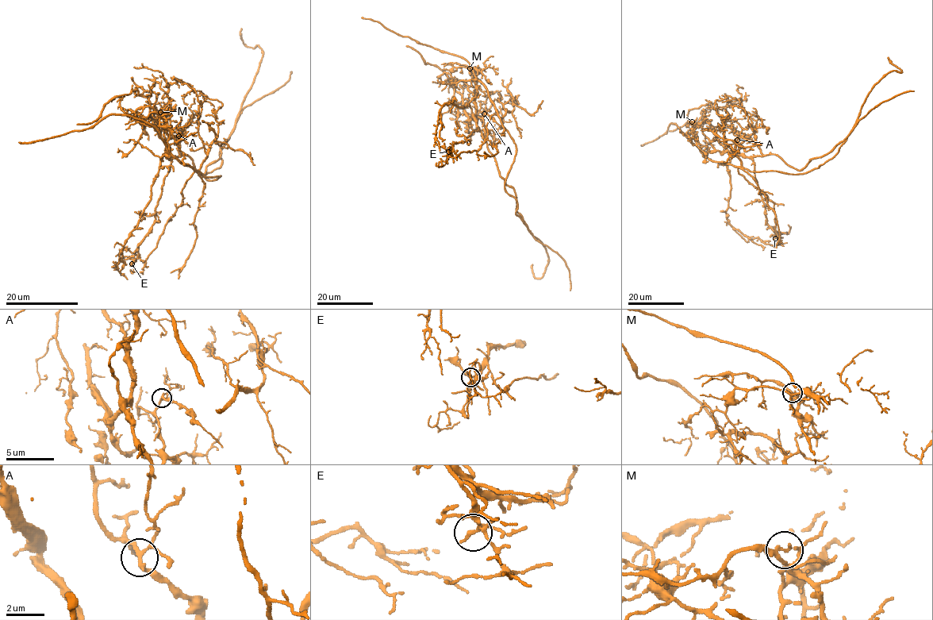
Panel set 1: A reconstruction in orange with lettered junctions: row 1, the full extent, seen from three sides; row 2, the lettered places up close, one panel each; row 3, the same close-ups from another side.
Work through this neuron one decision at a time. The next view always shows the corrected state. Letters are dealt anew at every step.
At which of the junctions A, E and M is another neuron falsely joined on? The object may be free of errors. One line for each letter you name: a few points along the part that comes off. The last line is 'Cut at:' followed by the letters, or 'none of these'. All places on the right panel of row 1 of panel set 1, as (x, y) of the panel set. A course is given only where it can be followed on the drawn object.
M: (692, 121), (696, 127), (692, 134), (708, 159), (753, 171), (804, 174), (831, 159), (871, 109), (914, 90)
Cut at: M

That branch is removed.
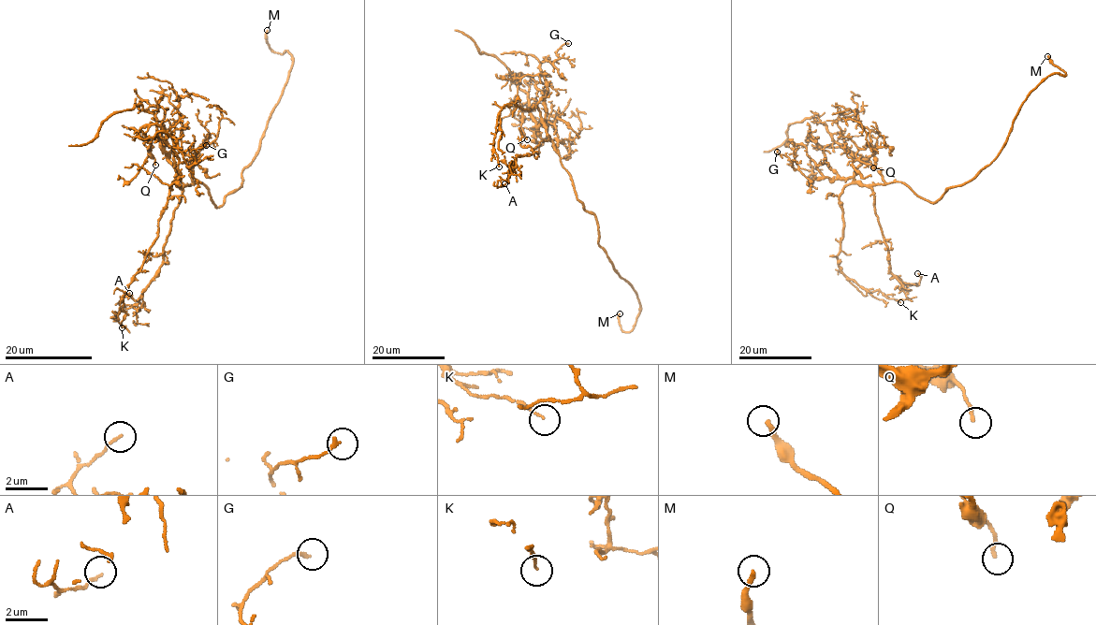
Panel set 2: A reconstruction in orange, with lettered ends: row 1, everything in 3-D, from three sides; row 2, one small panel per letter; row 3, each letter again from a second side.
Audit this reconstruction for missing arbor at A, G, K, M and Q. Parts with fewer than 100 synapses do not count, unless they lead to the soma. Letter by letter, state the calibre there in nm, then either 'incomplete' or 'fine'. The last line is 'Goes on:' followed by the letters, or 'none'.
A: 120 nm thick; fine
G: 170 nm thick; fine
K: 100 nm thick; fine
M: 220 nm thick; incomplete
Q: 170 nm thick; fine
Goes on: M

